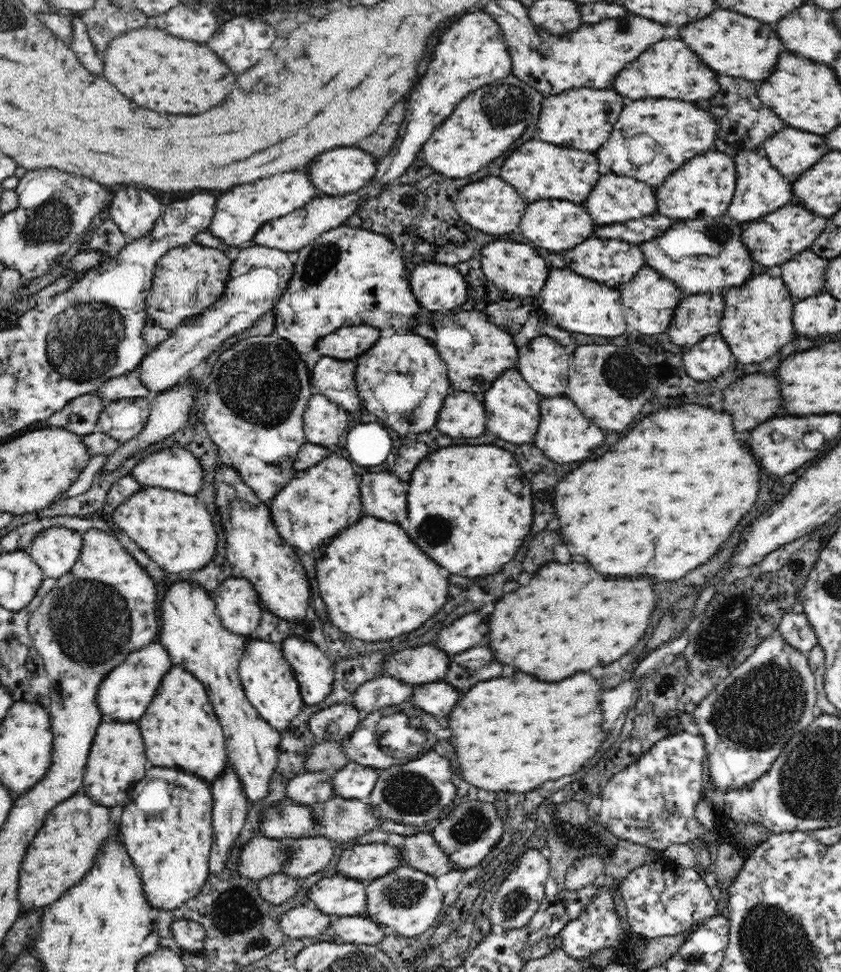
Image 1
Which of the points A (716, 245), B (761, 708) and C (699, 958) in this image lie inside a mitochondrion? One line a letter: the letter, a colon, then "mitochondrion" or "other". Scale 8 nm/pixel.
A: mitochondrion
B: mitochondrion
C: mitochondrion

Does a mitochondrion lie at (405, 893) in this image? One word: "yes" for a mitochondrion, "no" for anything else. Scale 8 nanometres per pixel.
yes

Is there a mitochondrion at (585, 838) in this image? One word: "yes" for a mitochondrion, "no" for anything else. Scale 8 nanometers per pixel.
yes

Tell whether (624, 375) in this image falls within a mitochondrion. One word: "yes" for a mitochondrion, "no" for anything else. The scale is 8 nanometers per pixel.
yes

